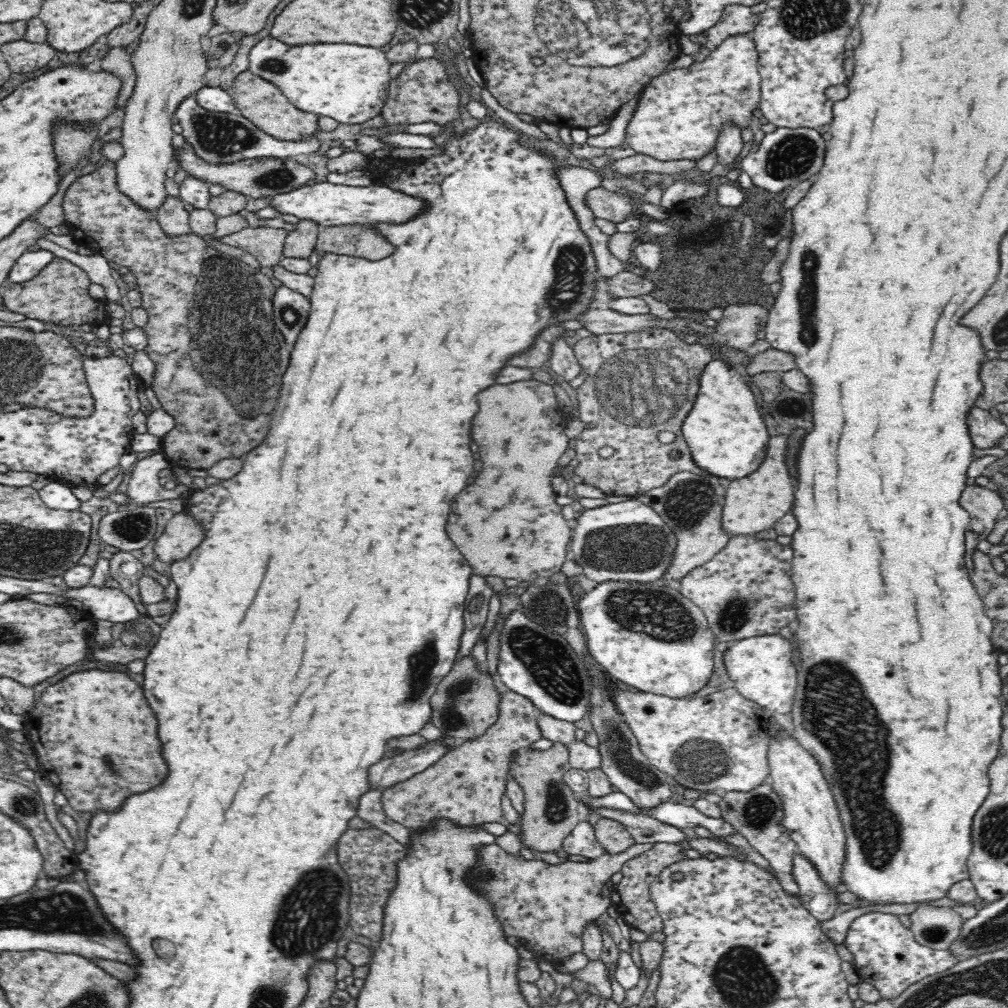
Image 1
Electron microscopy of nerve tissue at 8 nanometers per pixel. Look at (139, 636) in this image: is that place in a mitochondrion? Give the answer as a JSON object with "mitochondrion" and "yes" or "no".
{"mitochondrion":"yes"}

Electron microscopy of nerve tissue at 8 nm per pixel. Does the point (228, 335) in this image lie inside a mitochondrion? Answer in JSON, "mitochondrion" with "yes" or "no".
{"mitochondrion":"yes"}

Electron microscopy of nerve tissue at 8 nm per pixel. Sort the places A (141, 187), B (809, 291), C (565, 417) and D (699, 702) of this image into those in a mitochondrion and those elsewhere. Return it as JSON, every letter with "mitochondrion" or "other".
{"A":"other","B":"mitochondrion","C":"other","D":"other"}

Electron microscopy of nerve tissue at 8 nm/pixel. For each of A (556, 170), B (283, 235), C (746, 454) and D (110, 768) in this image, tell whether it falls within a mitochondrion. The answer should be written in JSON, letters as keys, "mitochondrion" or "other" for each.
{"A":"other","B":"other","C":"other","D":"mitochondrion"}

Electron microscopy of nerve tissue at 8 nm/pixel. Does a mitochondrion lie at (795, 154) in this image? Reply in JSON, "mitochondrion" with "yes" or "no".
{"mitochondrion":"yes"}

